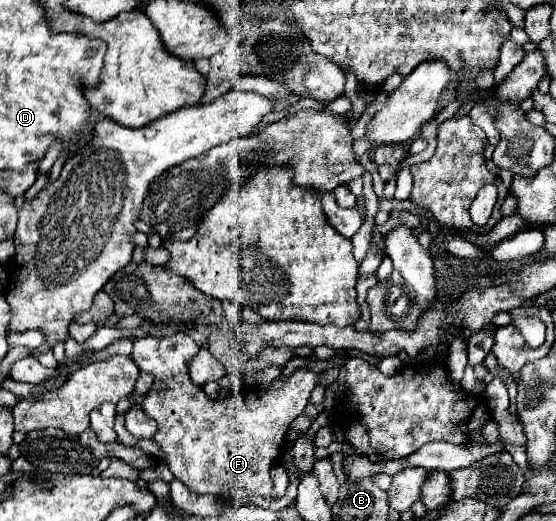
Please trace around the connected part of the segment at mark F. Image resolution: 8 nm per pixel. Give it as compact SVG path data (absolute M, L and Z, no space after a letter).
M184 333L164 337L164 339L144 337L144 339L134 341L132 357L136 365L140 367L140 371L152 373L156 379L154 389L142 401L142 409L158 425L158 431L152 437L152 441L162 451L160 459L170 467L174 477L182 481L196 495L216 495L226 501L238 501L250 495L276 499L272 491L270 467L280 455L280 447L286 437L288 425L292 423L292 419L296 419L304 411L312 389L318 385L318 373L310 369L294 369L292 375L278 377L262 387L244 391L242 395L232 395L226 399L210 399L202 391L202 387L190 381L190 375L188 375L188 361L198 351L200 351L200 343L196 343L190 335L184 335Z

